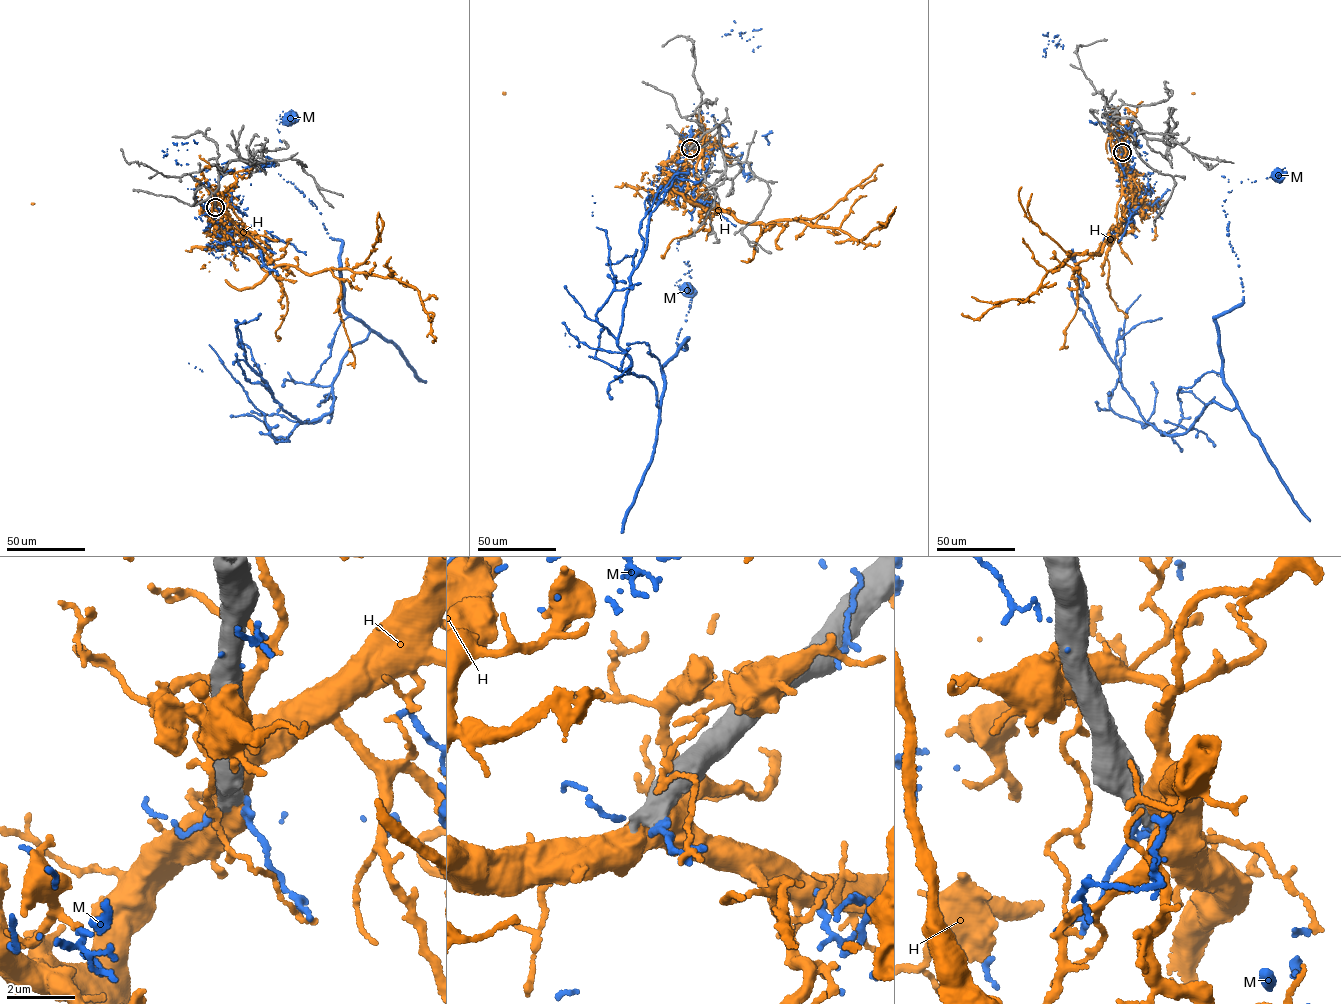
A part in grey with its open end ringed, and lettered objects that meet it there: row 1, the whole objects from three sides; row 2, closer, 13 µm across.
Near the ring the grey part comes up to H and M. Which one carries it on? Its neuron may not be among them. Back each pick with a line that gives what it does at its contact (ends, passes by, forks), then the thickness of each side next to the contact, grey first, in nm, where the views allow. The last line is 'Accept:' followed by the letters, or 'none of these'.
Accept: none of these

